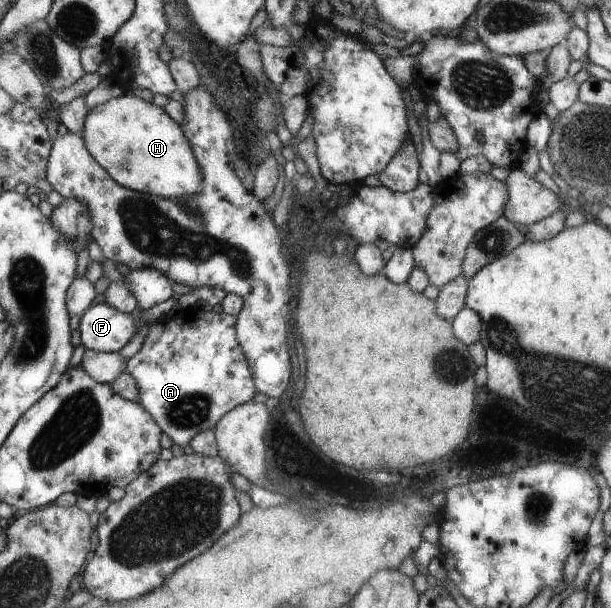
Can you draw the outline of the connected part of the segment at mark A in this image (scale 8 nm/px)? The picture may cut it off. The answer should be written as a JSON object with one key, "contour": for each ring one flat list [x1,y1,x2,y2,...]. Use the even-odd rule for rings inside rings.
{"contour":[[193,306,177,311,169,318,161,316,148,328,140,350,125,362,125,371,134,378,138,390,137,402,178,446,184,447,198,432,212,429,229,410,248,402,257,394,257,388,252,384,254,378,250,364,238,344,236,322,235,316,217,309,202,318,200,309]]}

